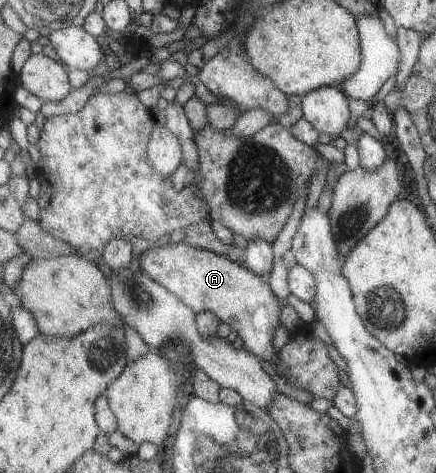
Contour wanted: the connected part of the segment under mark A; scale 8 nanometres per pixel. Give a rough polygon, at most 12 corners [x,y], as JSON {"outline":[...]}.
{"outline":[[186,242],[140,268],[277,365],[281,299],[247,265]]}

